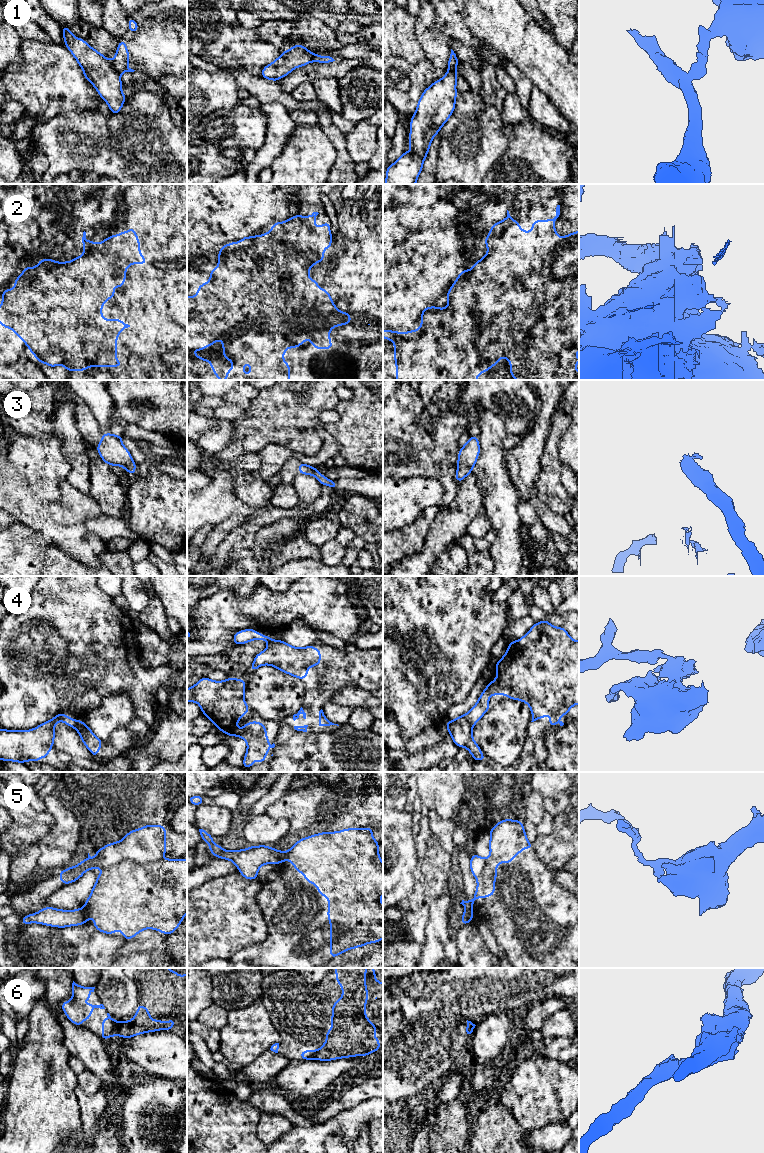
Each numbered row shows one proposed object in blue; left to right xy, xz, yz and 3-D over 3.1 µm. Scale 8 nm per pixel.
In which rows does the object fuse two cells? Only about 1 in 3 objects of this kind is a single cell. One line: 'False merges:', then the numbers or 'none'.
False merges: 1, 2, 3, 4, 5, 6

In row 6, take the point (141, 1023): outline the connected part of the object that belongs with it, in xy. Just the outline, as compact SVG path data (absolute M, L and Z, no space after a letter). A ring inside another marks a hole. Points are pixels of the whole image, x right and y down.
M138 1004L138 1009L133 1019L129 1021L119 1021L119 1035L124 1038L131 1038L139 1034L155 1032L159 1030L172 1030L175 1018L170 1018L167 1023L163 1020L153 1020L150 1018L148 1008L143 1004Z

